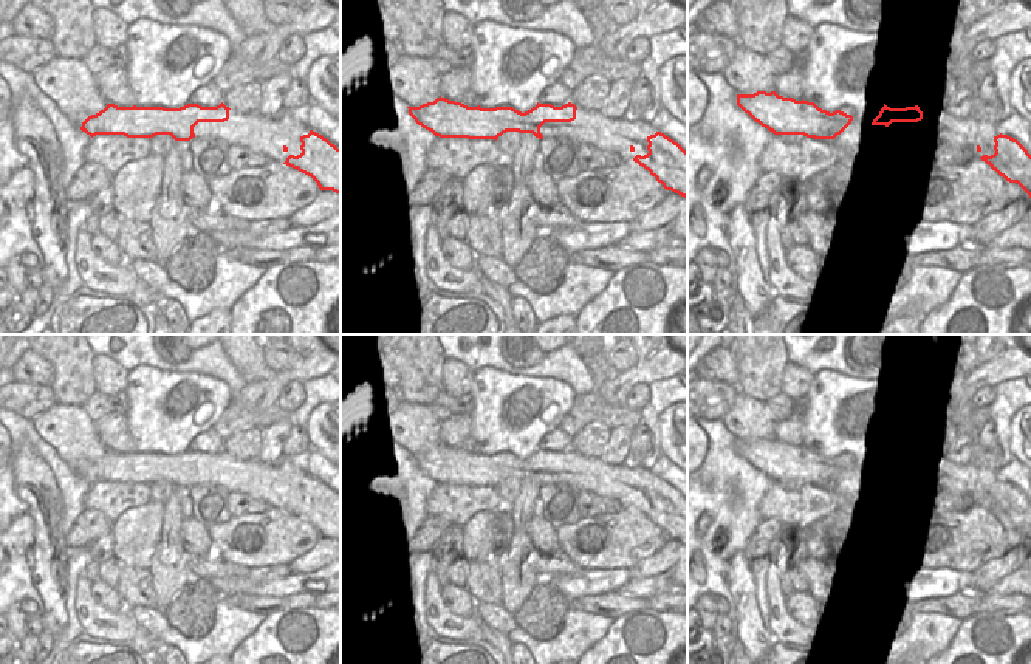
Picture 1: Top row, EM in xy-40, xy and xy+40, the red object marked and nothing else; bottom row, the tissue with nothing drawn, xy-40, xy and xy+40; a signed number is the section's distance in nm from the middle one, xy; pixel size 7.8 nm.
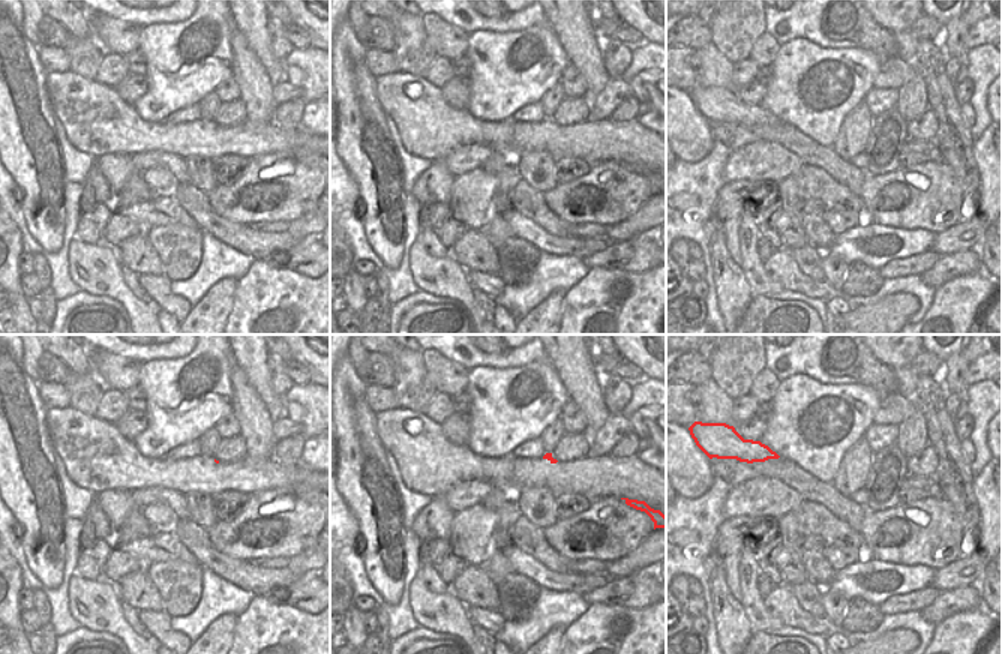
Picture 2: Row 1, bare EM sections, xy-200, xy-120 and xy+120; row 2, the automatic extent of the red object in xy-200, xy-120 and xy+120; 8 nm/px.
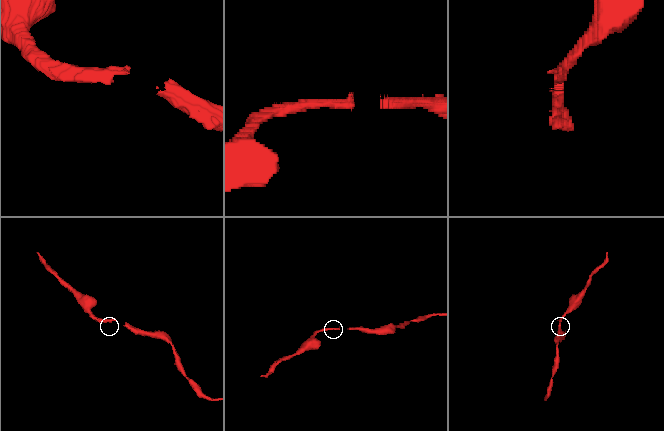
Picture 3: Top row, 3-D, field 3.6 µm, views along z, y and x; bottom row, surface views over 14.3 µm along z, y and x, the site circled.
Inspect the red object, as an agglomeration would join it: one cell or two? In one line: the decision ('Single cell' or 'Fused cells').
Single cell.

